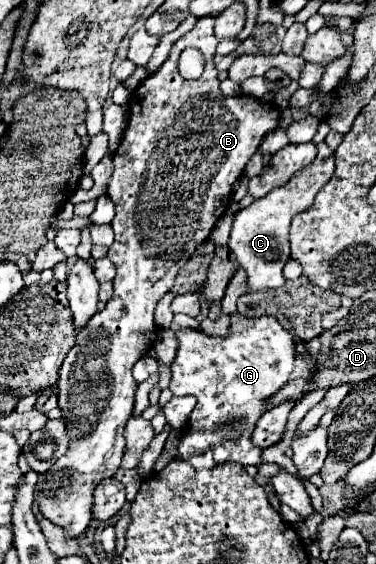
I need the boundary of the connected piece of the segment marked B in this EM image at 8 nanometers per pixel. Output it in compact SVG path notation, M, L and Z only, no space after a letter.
M200 17L194 29L174 43L160 69L148 75L146 81L132 93L130 123L124 131L120 147L112 155L114 173L108 183L108 197L116 205L116 215L110 223L116 239L108 249L108 259L116 267L114 295L90 321L90 335L102 335L102 339L110 339L110 343L86 343L86 333L80 333L80 339L68 351L58 377L58 407L70 437L68 451L46 473L38 475L34 489L34 499L40 505L42 515L64 527L66 533L74 537L84 533L92 519L94 487L102 479L114 477L120 467L126 443L124 427L132 417L134 393L138 389L138 383L132 377L132 367L148 349L152 349L160 333L154 321L154 307L172 289L176 273L182 265L208 239L214 223L226 213L232 201L232 187L242 177L242 171L256 153L262 137L280 125L278 107L258 103L256 97L224 97L222 107L212 107L210 83L204 83L202 75L194 81L182 79L178 71L178 57L186 47L200 49L206 59L206 67L212 67L212 41L218 41L212 27L212 17Z

